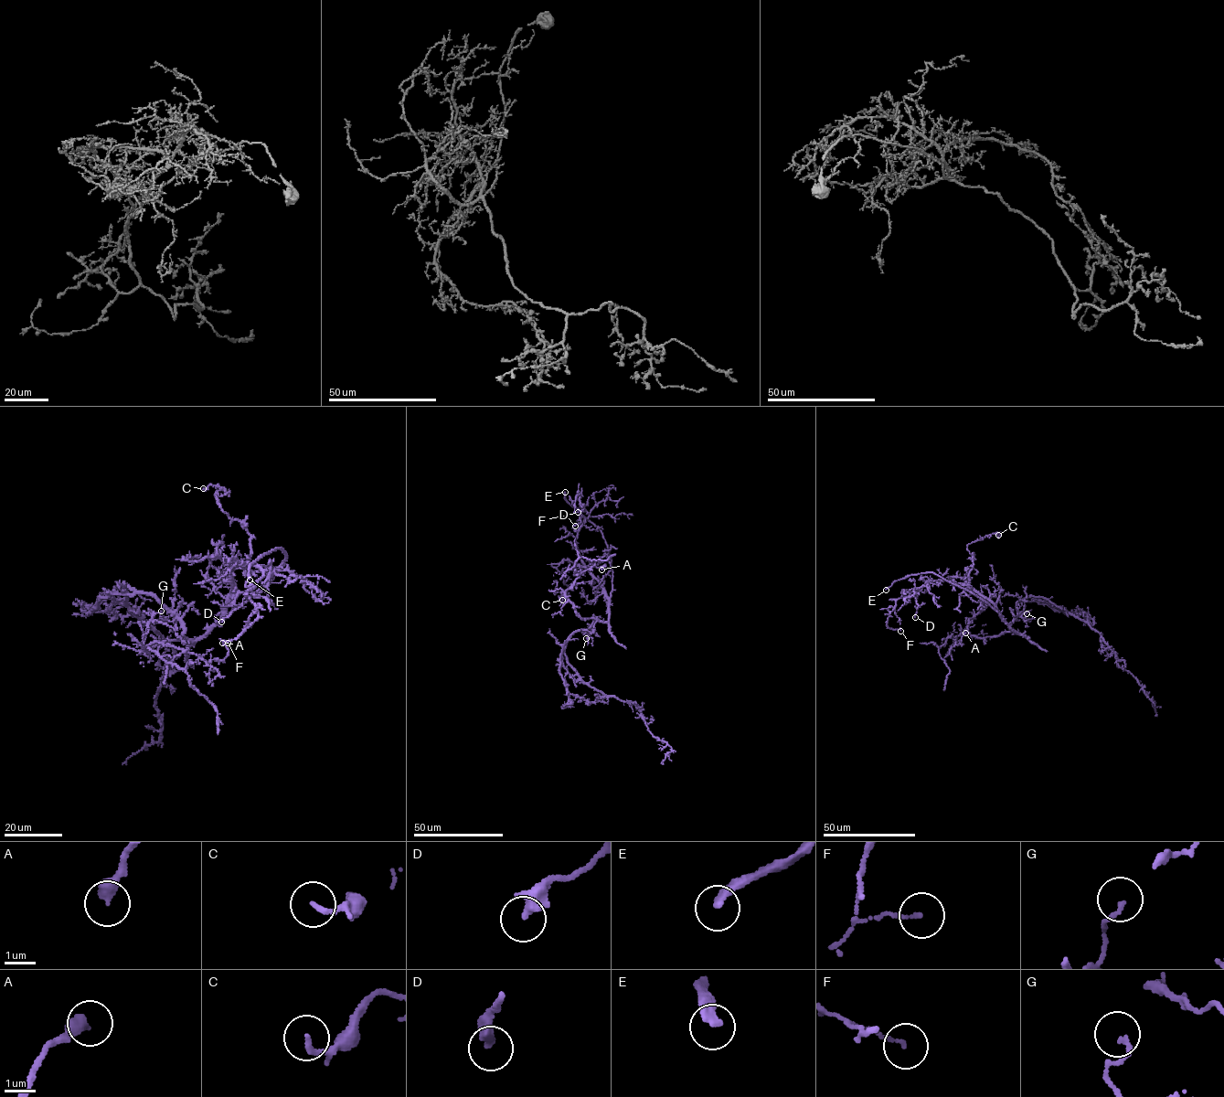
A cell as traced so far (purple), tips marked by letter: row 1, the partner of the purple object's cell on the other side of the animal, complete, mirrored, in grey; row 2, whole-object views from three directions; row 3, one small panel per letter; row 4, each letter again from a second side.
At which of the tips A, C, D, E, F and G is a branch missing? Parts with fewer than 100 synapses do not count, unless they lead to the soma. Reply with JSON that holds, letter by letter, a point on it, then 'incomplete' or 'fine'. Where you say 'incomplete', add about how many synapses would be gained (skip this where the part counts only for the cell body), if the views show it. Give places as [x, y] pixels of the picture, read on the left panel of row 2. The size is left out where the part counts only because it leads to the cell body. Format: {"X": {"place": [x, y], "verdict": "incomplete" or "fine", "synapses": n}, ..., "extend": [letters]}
{"A": {"place": [222, 643], "verdict": "fine"}, "C": {"place": [203, 488], "verdict": "fine"}, "D": {"place": [221, 622], "verdict": "fine"}, "E": {"place": [250, 580], "verdict": "incomplete"}, "F": {"place": [228, 643], "verdict": "fine"}, "G": {"place": [161, 611], "verdict": "fine"}, "extend": ["E"]}

